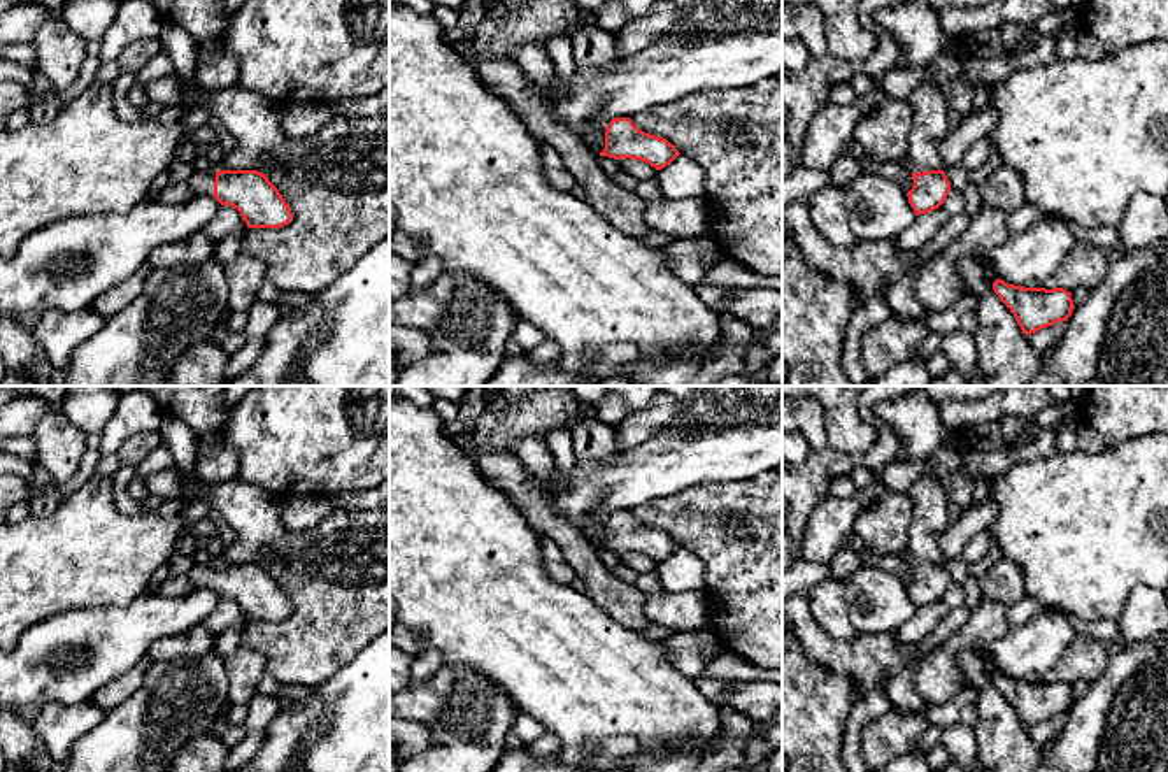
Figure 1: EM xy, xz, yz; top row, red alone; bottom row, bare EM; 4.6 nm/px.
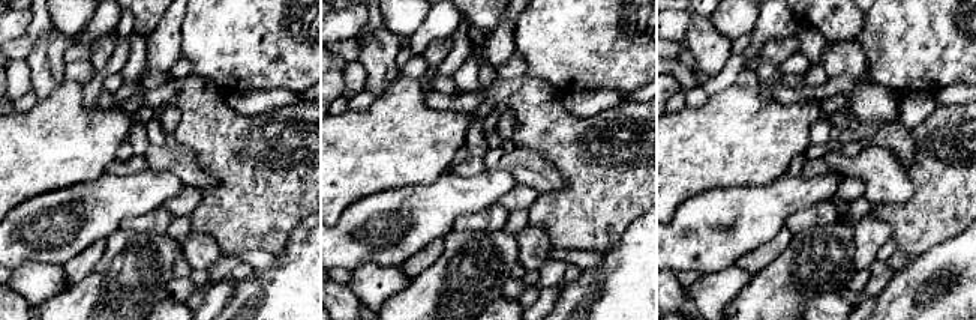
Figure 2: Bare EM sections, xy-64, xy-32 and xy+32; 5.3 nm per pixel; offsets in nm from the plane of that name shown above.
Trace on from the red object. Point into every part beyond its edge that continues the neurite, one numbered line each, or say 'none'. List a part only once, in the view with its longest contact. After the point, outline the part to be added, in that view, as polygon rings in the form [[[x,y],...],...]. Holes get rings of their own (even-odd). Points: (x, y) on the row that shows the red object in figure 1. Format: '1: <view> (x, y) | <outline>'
1: xy (202, 183) | [[[207,170],[207,172],[195,172],[189,179],[188,184],[195,191],[195,195],[214,195],[214,179],[216,179],[216,170]]]

